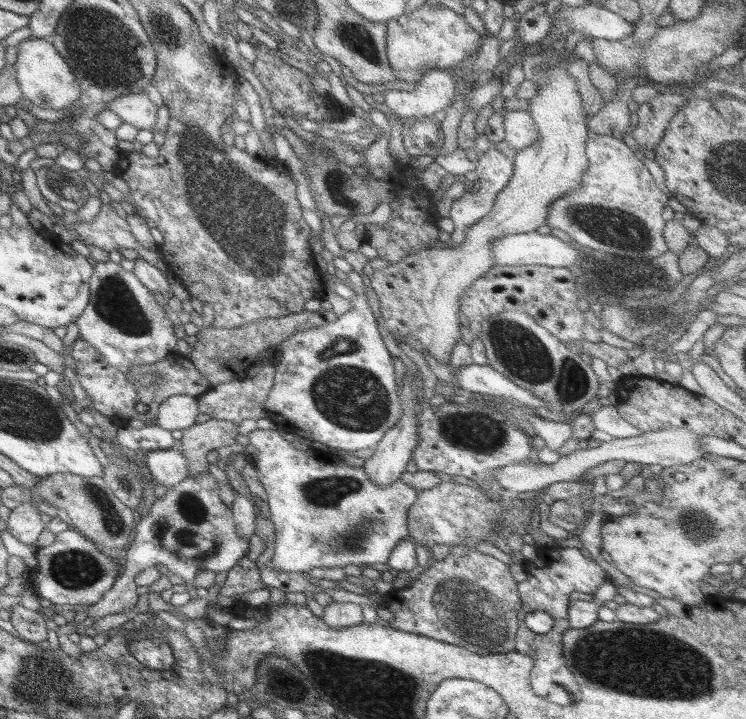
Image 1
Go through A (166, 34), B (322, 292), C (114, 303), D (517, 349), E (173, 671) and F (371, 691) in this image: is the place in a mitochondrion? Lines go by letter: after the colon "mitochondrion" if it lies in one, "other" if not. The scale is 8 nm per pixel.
A: mitochondrion
B: other
C: mitochondrion
D: mitochondrion
E: other
F: mitochondrion

